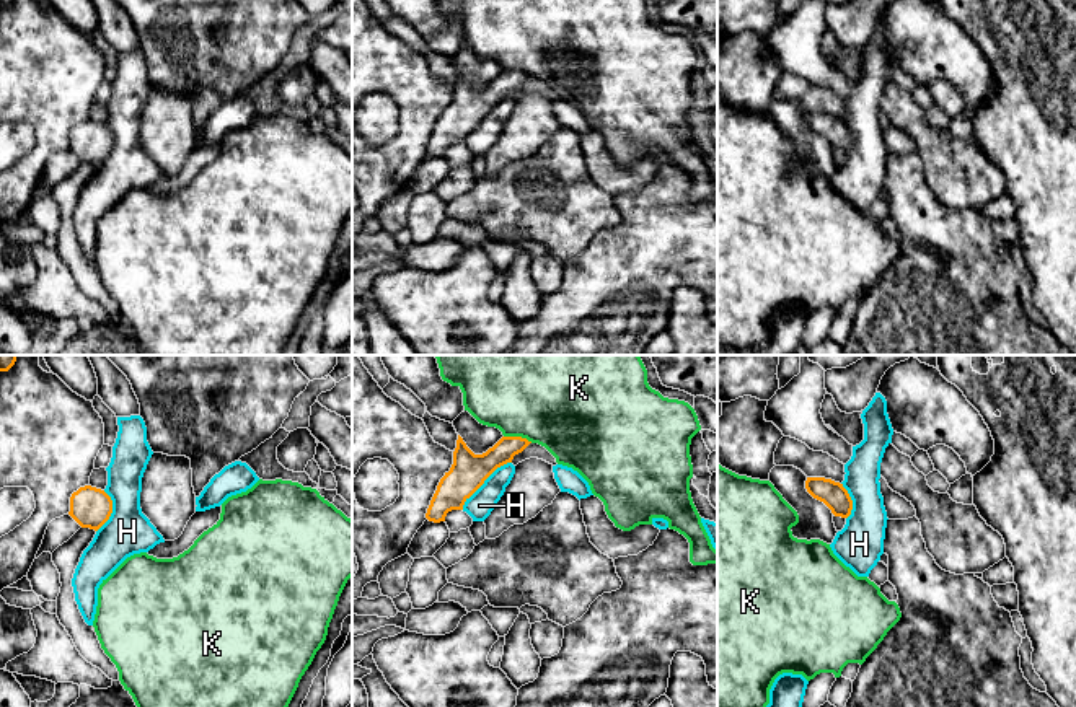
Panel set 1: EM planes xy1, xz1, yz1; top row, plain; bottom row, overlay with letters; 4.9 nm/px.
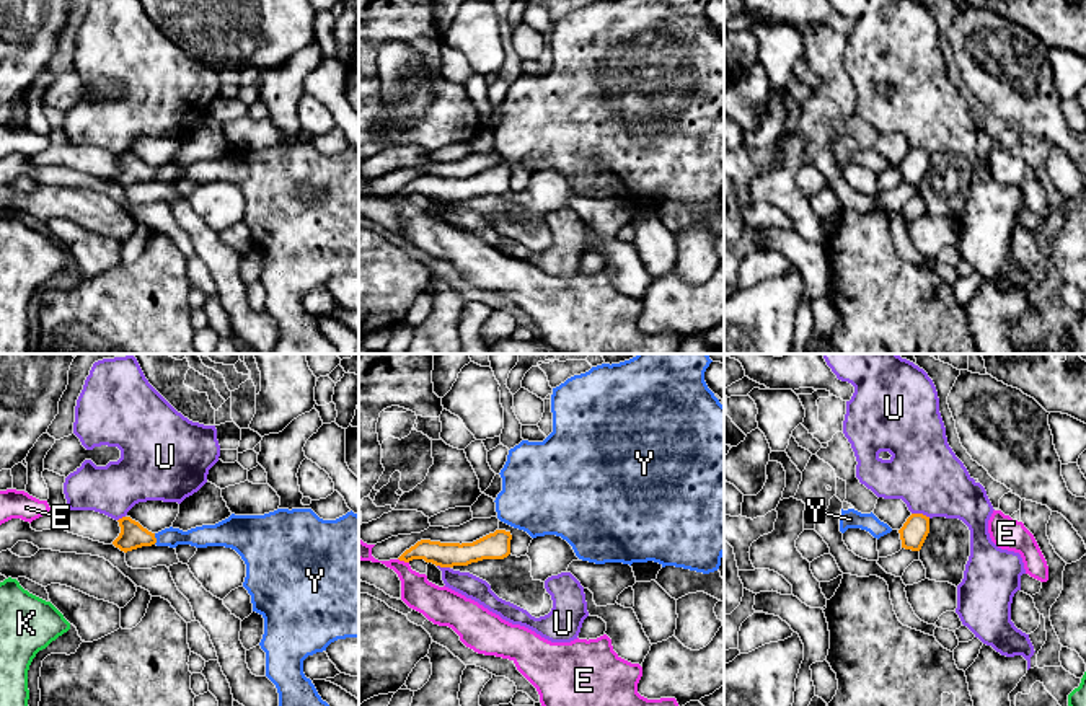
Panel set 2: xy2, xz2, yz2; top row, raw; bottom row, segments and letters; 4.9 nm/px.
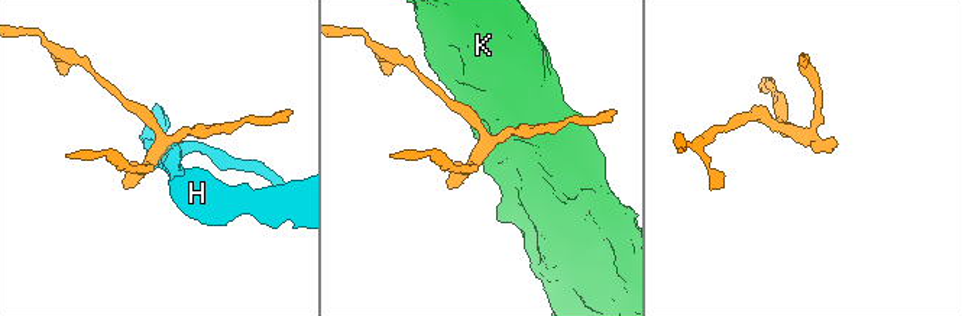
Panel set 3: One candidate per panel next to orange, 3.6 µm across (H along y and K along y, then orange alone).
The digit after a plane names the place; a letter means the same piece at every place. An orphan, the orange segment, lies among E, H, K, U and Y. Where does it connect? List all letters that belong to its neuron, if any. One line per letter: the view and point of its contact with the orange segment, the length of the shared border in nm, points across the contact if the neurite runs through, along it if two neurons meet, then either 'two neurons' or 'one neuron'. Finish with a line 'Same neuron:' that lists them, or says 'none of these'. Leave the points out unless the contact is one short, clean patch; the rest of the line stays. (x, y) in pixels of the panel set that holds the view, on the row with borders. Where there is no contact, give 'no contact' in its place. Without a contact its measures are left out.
E: contact xz2 (403, 560); length 60 nm; border xz2 (398, 558), (408, 563); two neurons
H: contact xz1 (483, 483); length 340 nm; border xz1 (511, 461), (499, 466), (462, 509); two neurons
K: contact xz1 (519, 437); length 150 nm; two neurons
U: contact yz2 (922, 514); length 100 nm; border yz2 (912, 512), (922, 512), (930, 517); two neurons
Y: contact xy2 (155, 538); length 60 nm; way xy2 (132, 535), (155, 538), (201, 537); one neuron
Same neuron: Y

